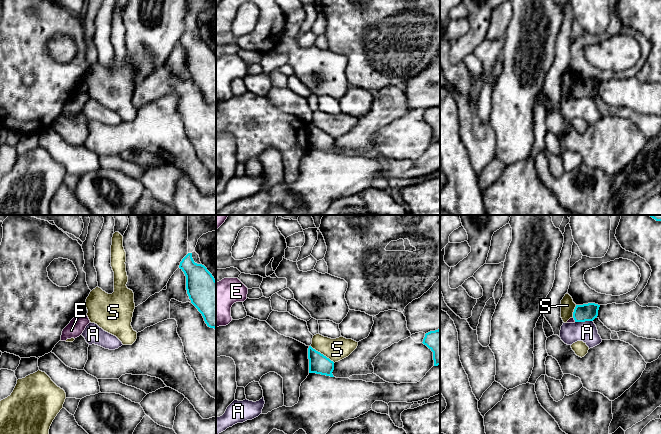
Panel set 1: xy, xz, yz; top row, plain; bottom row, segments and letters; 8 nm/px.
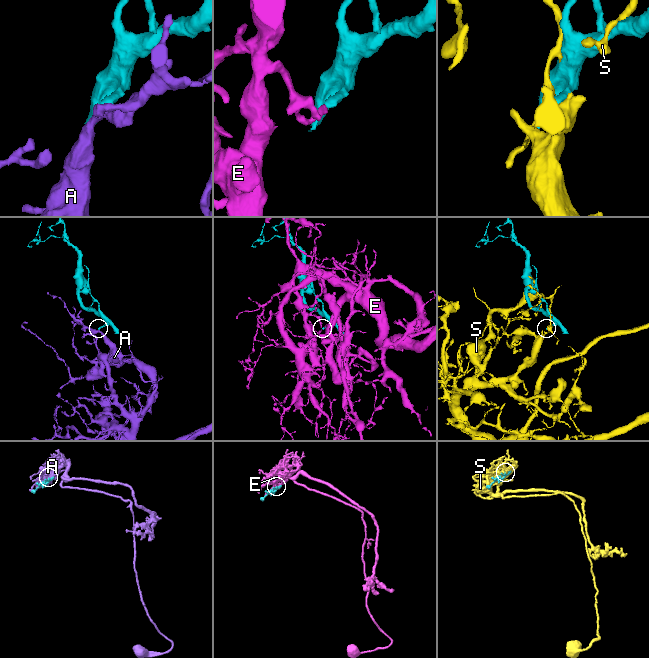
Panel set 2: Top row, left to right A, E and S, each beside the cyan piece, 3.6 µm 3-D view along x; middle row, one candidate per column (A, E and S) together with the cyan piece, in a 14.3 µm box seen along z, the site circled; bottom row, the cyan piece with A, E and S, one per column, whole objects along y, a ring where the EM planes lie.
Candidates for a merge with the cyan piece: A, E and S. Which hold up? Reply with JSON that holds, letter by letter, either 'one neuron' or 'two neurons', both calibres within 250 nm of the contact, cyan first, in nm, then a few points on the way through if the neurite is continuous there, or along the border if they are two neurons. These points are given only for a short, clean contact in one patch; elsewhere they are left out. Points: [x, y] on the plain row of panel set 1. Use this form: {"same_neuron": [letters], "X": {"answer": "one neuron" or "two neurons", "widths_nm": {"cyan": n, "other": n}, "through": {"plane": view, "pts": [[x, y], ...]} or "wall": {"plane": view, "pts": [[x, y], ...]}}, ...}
{"same_neuron": [], "A": {"answer": "two neurons", "widths_nm": {"cyan": 140, "other": 160}, "wall": {"plane": "yz", "pts": [[592, 96], [575, 98]]}}, "E": {"answer": "two neurons", "widths_nm": {"cyan": 140, "other": 50}, "wall": {"plane": "yz", "pts": [[573, 93], [575, 97]]}}, "S": {"answer": "two neurons", "widths_nm": {"cyan": 160, "other": 180}}}

